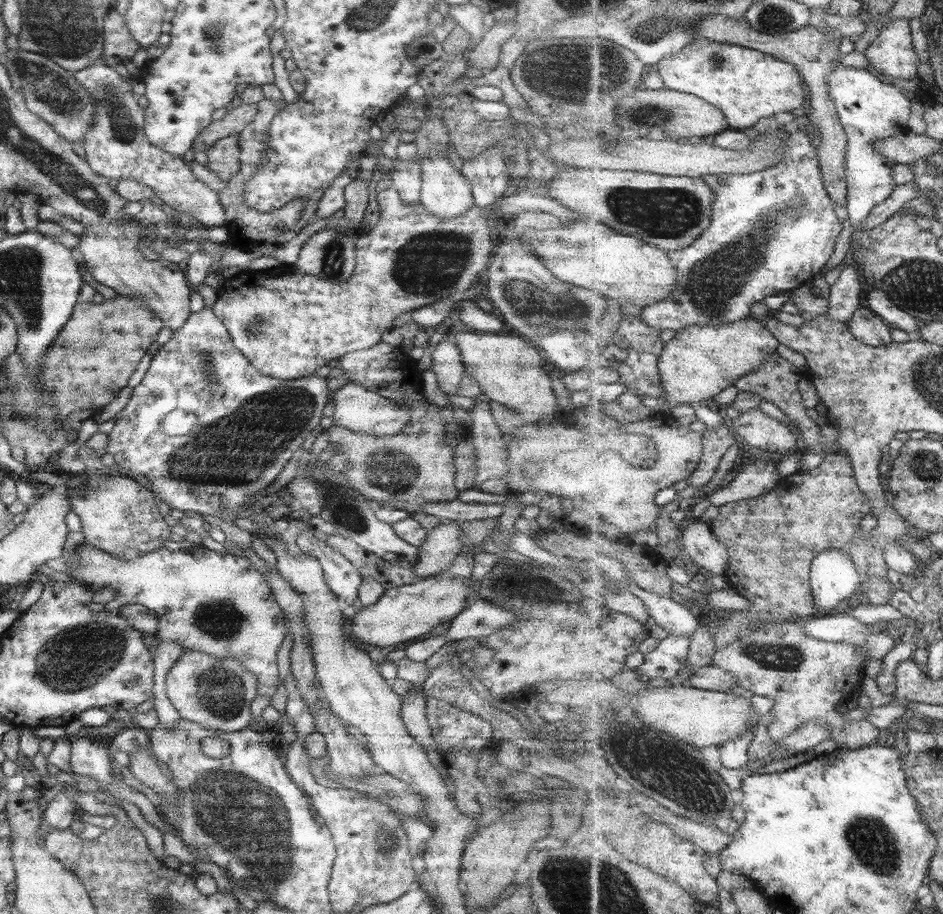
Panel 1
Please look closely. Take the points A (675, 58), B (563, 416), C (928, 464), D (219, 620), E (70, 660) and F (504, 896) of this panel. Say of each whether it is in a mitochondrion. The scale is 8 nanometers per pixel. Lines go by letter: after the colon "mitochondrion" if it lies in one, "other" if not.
A: other
B: other
C: mitochondrion
D: mitochondrion
E: mitochondrion
F: other

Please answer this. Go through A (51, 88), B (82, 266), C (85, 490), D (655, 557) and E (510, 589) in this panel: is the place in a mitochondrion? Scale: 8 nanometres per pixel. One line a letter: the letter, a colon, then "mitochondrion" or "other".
A: mitochondrion
B: other
C: mitochondrion
D: other
E: mitochondrion

